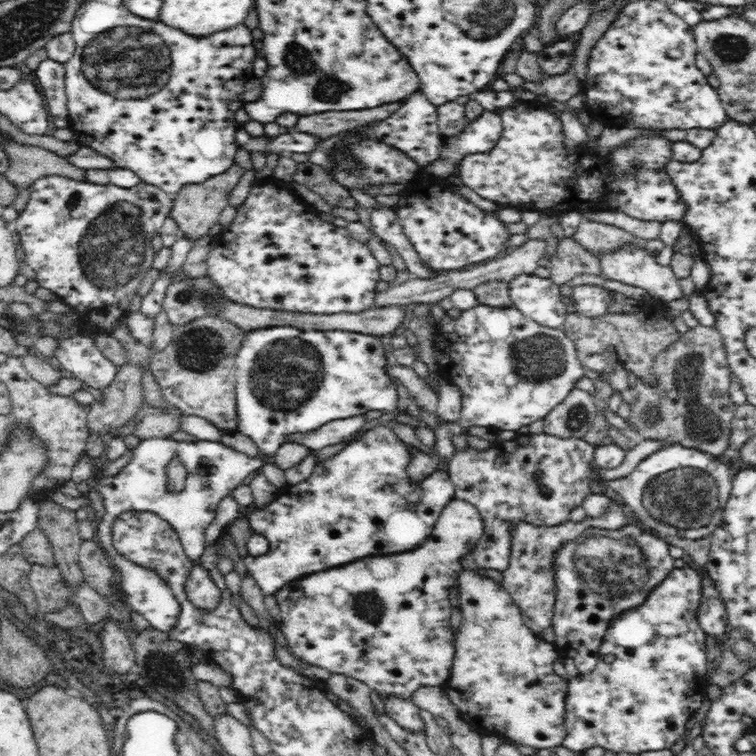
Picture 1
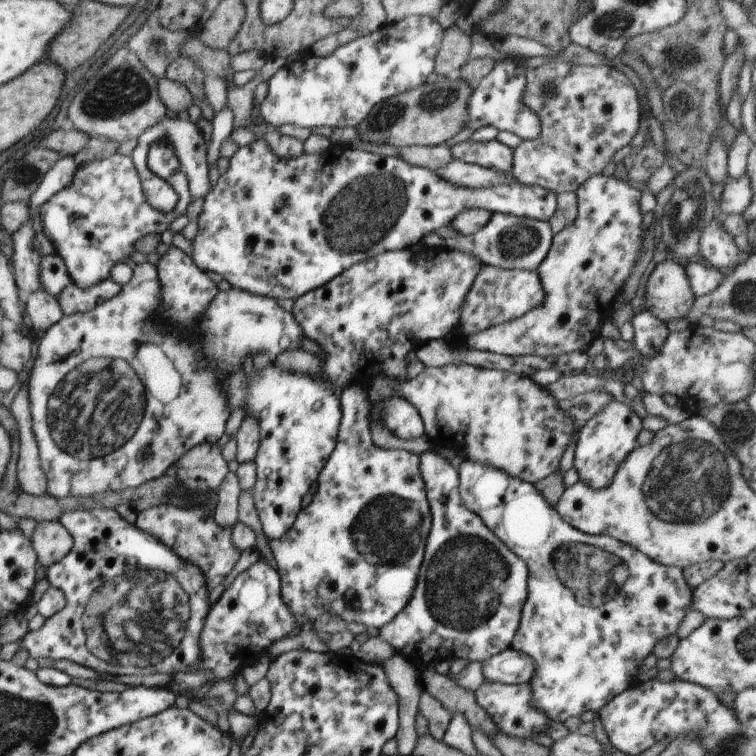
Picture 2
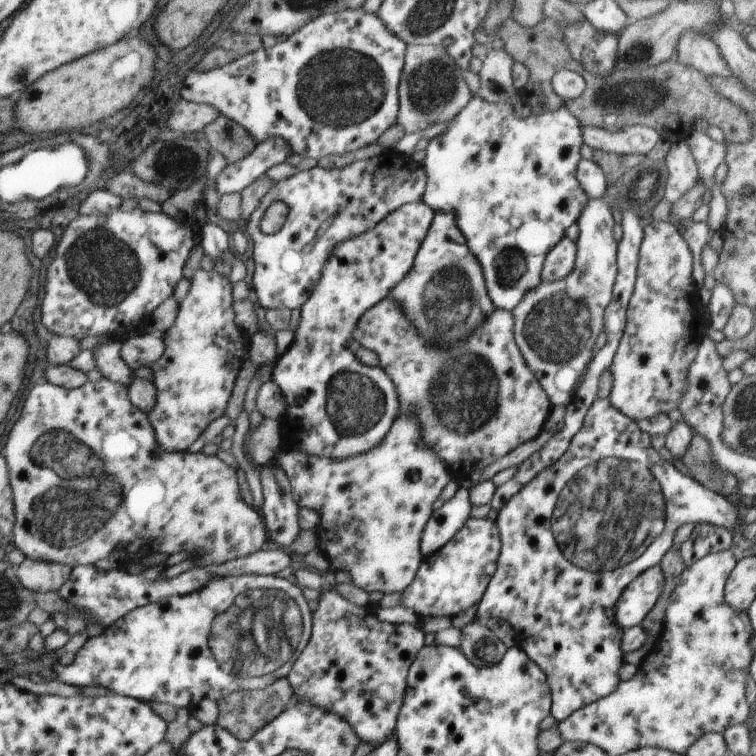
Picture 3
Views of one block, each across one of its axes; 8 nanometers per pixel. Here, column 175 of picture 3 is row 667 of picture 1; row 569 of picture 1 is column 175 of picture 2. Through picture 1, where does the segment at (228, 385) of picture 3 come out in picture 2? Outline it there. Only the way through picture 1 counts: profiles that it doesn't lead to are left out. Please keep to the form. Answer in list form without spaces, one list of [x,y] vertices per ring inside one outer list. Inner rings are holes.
[[[144,262],[137,264],[133,268],[133,275],[129,282],[122,285],[122,290],[106,302],[96,305],[94,310],[84,314],[64,315],[56,324],[53,324],[44,334],[38,344],[38,354],[28,378],[28,400],[30,400],[30,414],[32,417],[32,434],[39,450],[39,459],[42,470],[47,478],[47,493],[54,498],[68,498],[68,496],[78,496],[78,498],[92,496],[92,494],[107,493],[108,491],[120,491],[134,488],[162,476],[172,464],[194,446],[198,444],[217,443],[226,426],[226,421],[231,413],[228,406],[228,394],[226,394],[226,380],[232,370],[242,368],[243,360],[248,356],[254,358],[258,354],[267,354],[272,360],[284,352],[300,349],[300,340],[304,336],[300,323],[291,312],[283,310],[276,299],[258,294],[252,294],[240,288],[231,287],[227,291],[219,291],[208,310],[202,314],[198,332],[202,332],[202,340],[196,342],[186,342],[170,320],[158,318],[156,310],[160,308],[160,301],[163,297],[163,287],[158,280],[158,270],[151,263]]]

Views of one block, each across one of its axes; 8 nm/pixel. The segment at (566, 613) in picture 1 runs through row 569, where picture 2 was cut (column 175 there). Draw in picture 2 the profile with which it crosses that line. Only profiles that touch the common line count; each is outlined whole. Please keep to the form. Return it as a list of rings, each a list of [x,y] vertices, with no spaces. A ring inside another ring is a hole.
[[[94,507],[92,510],[75,510],[62,514],[59,521],[73,538],[72,550],[60,562],[49,566],[44,577],[48,579],[52,587],[57,588],[64,594],[65,605],[58,614],[54,614],[52,618],[47,618],[41,628],[28,631],[25,637],[20,640],[28,650],[29,656],[36,660],[39,658],[53,658],[55,661],[65,659],[92,668],[92,670],[113,675],[146,676],[147,674],[158,674],[158,672],[172,675],[174,672],[180,672],[180,670],[186,670],[186,668],[200,668],[202,666],[202,662],[200,662],[202,654],[200,654],[198,640],[210,608],[209,591],[204,573],[193,564],[182,560],[171,548],[165,547],[160,540],[156,540],[152,534],[146,534],[135,524],[128,523],[120,517],[116,509]]]

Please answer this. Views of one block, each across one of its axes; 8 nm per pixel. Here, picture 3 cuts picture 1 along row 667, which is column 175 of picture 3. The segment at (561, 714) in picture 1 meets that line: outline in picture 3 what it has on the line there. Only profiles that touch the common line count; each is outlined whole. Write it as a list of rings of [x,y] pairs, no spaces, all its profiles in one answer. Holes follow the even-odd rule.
[[[104,377],[95,382],[88,380],[80,388],[72,390],[53,385],[48,381],[34,385],[34,388],[28,392],[26,404],[22,404],[20,420],[14,424],[14,428],[6,440],[4,458],[6,458],[6,466],[8,466],[8,480],[12,489],[15,512],[12,536],[14,536],[16,549],[20,550],[25,558],[71,567],[94,565],[102,558],[110,558],[110,560],[117,560],[121,565],[128,565],[138,562],[141,557],[150,554],[148,550],[144,552],[144,548],[152,548],[152,546],[144,546],[144,544],[146,544],[146,540],[150,542],[156,538],[156,540],[160,540],[162,554],[191,552],[194,566],[203,567],[211,564],[226,564],[231,560],[250,556],[250,554],[262,550],[267,538],[262,515],[254,506],[246,504],[240,495],[236,470],[233,467],[227,466],[216,455],[207,455],[202,452],[164,452],[164,450],[160,450],[160,446],[156,442],[154,428],[152,428],[147,414],[133,403],[131,389],[124,384],[110,382]]]

